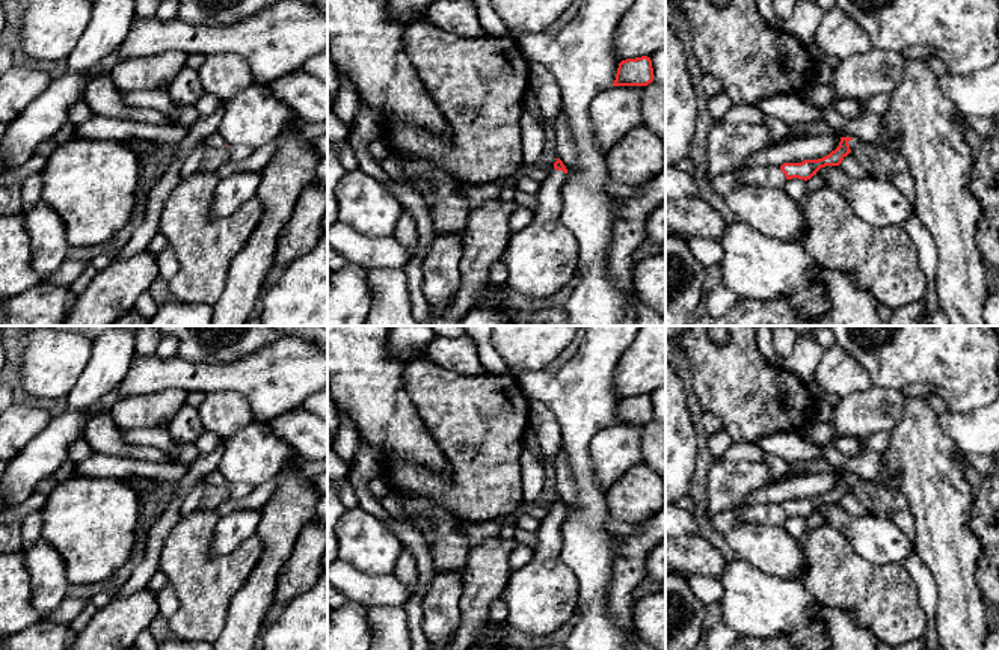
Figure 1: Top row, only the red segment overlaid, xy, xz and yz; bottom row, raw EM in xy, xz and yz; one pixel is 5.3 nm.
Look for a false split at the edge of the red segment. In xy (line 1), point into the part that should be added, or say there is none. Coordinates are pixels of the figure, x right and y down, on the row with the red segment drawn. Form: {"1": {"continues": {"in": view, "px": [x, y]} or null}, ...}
{"1": {"continues": null}}

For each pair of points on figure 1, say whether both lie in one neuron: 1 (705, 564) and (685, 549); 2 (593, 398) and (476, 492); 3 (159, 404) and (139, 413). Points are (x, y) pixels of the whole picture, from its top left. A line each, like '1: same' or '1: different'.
1: same
2: different
3: same

